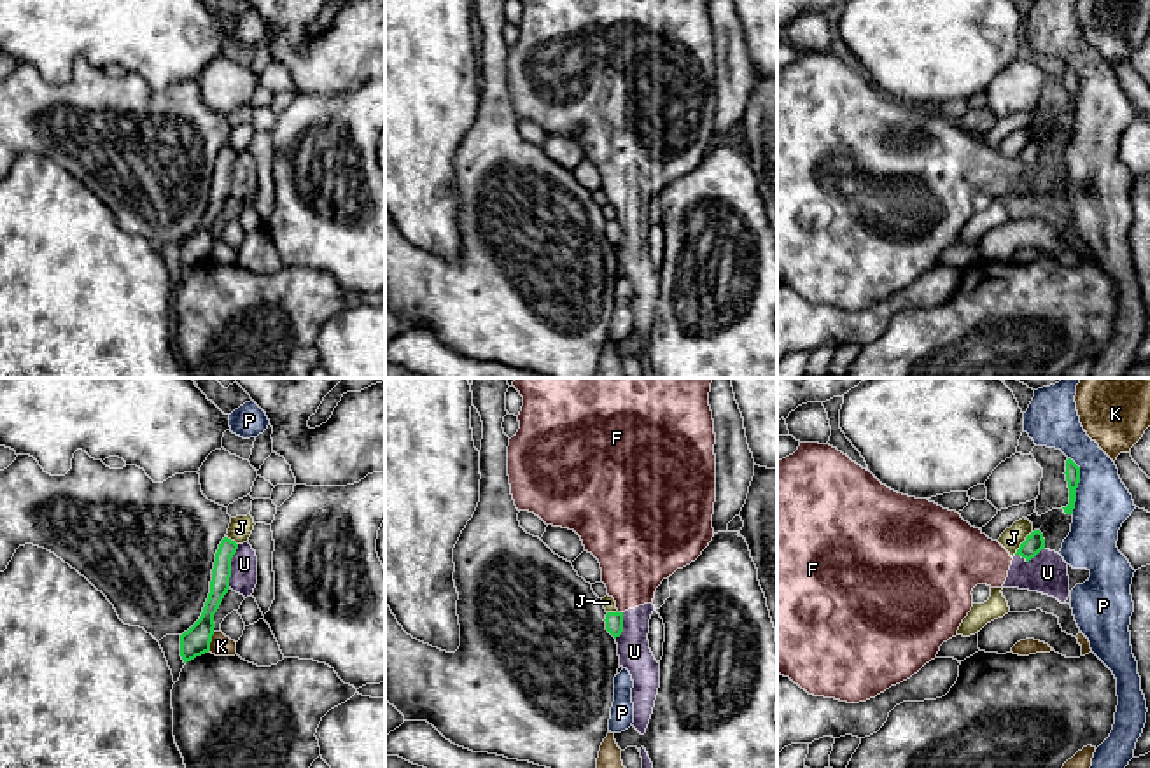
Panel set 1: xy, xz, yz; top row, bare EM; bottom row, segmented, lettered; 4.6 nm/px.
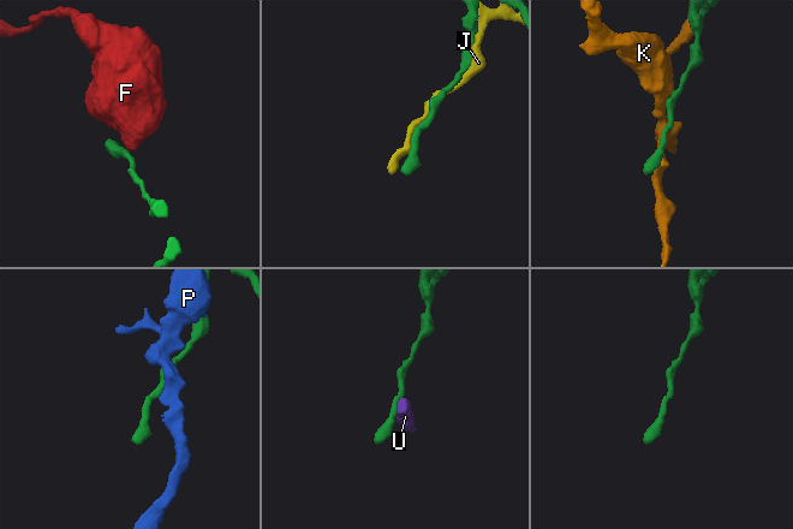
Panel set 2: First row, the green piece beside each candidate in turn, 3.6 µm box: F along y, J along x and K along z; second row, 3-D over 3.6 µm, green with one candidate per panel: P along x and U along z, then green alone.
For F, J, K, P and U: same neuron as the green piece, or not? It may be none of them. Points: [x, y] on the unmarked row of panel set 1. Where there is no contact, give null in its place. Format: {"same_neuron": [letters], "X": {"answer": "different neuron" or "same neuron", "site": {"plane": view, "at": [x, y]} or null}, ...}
{"same_neuron": [], "F": {"answer": "different neuron", "site": {"plane": "xz", "at": [620, 221]}}, "J": {"answer": "different neuron", "site": {"plane": "yz", "at": [1023, 151]}}, "K": {"answer": "different neuron", "site": {"plane": "xy", "at": [210, 249]}}, "P": {"answer": "different neuron", "site": {"plane": "yz", "at": [1077, 93]}}, "U": {"answer": "different neuron", "site": {"plane": "xy", "at": [230, 174]}}}

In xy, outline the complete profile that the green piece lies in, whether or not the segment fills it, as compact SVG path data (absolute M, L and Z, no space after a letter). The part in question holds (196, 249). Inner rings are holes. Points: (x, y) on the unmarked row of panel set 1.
M224 145L219 152L212 177L210 201L203 220L200 227L180 243L180 264L184 271L210 259L210 250L215 236L214 222L217 220L224 203L229 198L231 166L236 157L238 152L228 145Z

